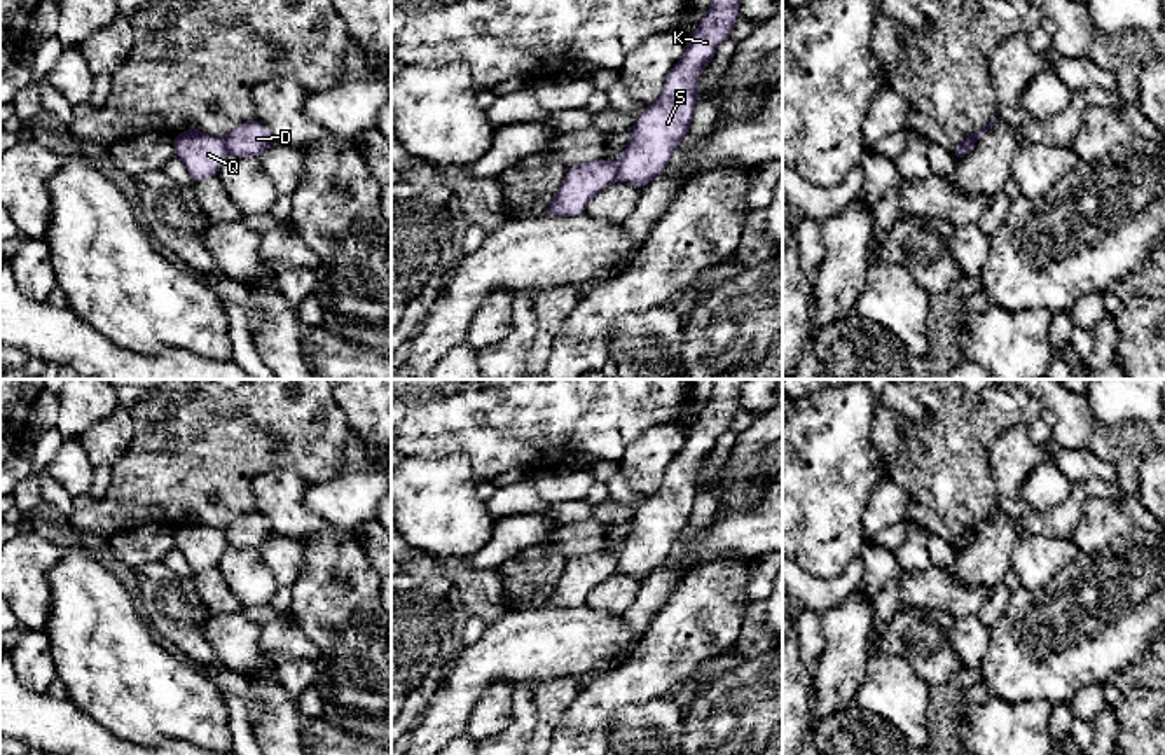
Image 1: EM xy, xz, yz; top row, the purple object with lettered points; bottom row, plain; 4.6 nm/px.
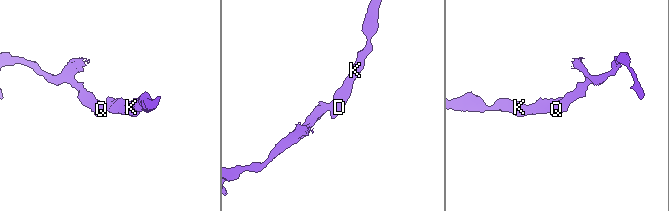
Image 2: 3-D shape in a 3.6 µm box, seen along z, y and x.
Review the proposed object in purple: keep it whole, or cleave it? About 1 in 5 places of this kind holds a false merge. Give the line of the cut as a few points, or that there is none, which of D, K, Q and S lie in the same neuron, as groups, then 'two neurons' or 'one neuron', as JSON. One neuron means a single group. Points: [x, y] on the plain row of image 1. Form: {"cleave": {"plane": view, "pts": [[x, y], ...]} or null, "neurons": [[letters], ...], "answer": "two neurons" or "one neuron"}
{"cleave": {"plane": "xz", "pts": [[615, 556], [619, 570]]}, "neurons": [["D", "K", "S"], ["Q"]], "answer": "two neurons"}

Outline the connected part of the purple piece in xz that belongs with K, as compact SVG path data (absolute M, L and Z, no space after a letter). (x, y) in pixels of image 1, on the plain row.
M714 379L706 407L686 430L683 449L664 474L662 488L646 496L634 512L629 537L617 554L618 571L645 580L667 561L692 516L699 491L699 467L713 454L718 437L734 423L746 381Z

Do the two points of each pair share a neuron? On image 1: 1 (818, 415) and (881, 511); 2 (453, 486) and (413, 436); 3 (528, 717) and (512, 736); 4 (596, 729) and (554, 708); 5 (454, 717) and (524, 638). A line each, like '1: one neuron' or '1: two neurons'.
1: two neurons
2: two neurons
3: one neuron
4: two neurons
5: one neuron

